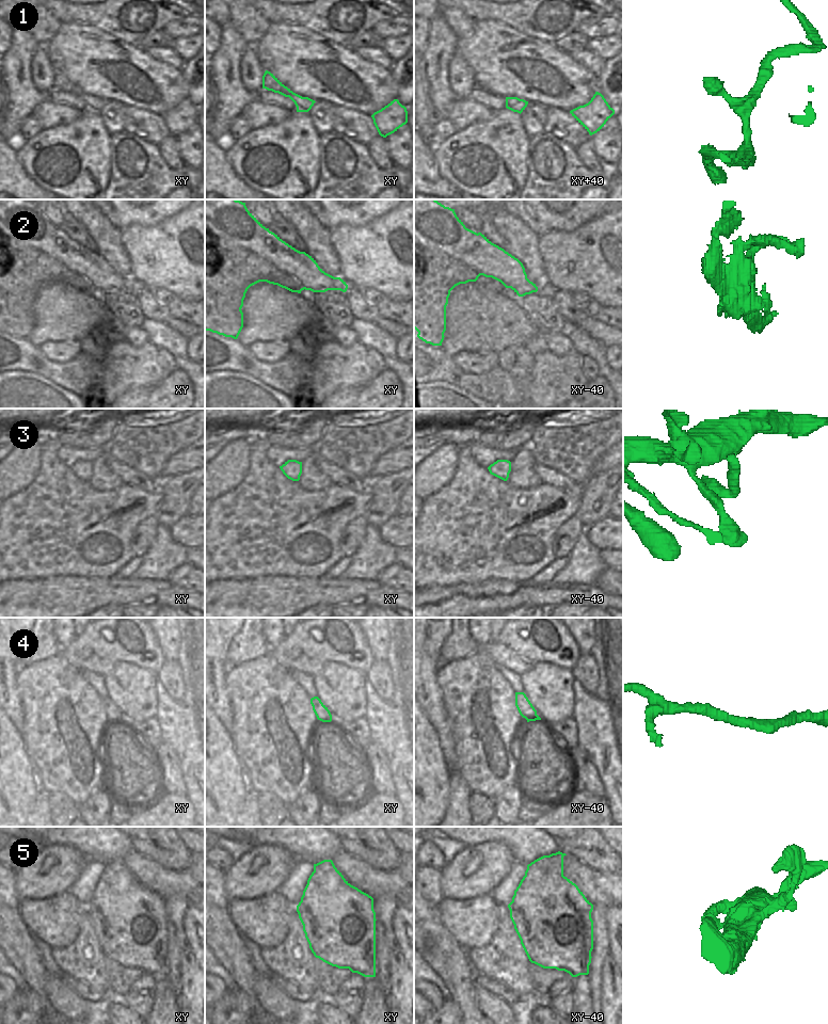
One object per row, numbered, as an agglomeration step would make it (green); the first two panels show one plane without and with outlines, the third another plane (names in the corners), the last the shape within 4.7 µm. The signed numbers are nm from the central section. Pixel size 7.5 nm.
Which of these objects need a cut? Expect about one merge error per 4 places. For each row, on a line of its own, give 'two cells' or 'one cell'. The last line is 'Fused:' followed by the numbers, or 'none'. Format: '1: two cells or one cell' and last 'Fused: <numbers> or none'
1: one cell
2: two cells
3: one cell
4: one cell
5: one cell
Fused: 2

